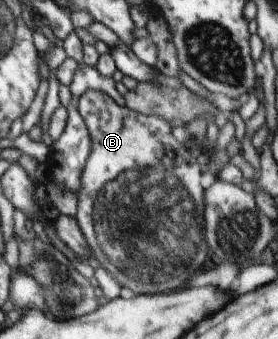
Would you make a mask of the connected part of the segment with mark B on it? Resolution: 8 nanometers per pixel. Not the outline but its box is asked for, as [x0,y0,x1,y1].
[75,89,212,293]

